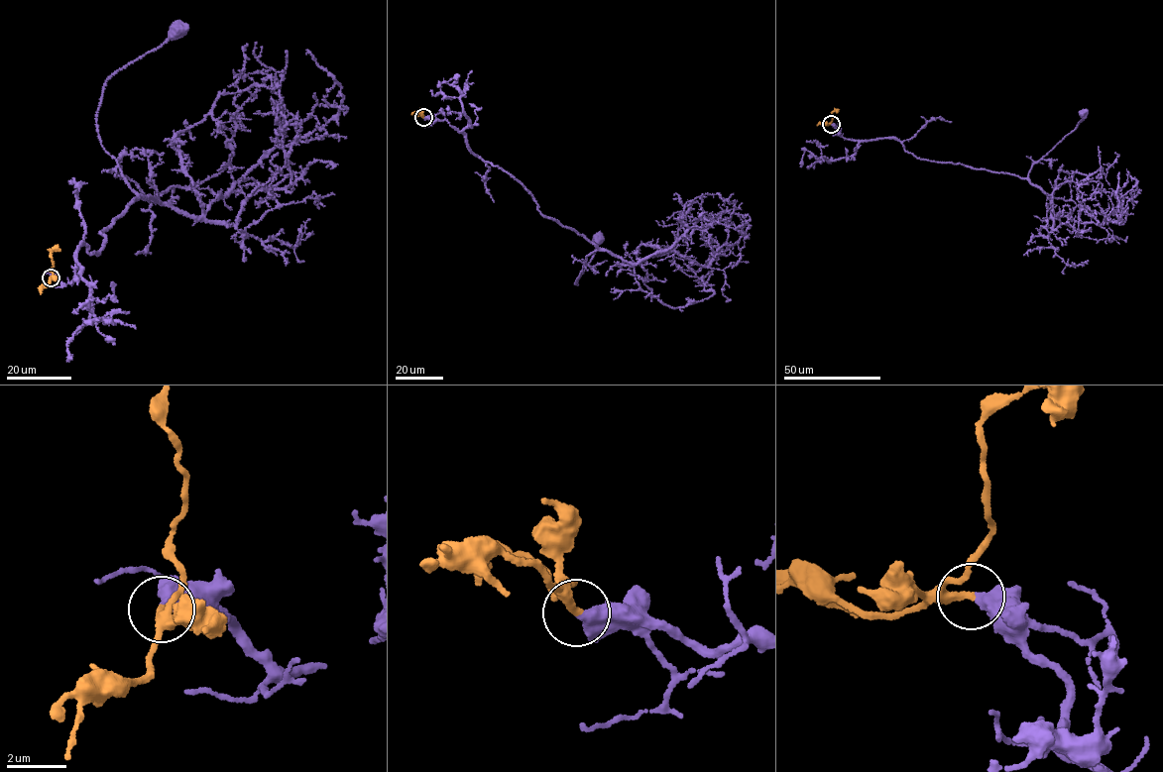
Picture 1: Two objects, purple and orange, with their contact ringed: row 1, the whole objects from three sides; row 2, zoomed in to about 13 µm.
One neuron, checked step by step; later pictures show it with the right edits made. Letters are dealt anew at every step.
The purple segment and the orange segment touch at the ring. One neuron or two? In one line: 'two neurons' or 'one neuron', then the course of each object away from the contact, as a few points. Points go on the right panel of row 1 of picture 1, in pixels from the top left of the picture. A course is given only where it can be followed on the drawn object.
one neuron; purple runs (831, 124), (844, 138), (896, 139), (921, 159), (1028, 178), (1033, 165), (1077, 127), (1085, 114); orange runs (831, 124), (833, 112), (839, 110)

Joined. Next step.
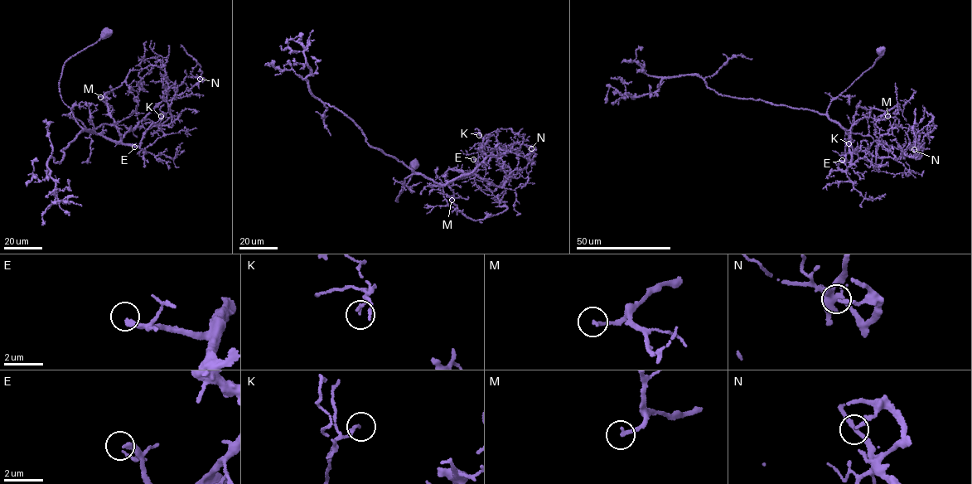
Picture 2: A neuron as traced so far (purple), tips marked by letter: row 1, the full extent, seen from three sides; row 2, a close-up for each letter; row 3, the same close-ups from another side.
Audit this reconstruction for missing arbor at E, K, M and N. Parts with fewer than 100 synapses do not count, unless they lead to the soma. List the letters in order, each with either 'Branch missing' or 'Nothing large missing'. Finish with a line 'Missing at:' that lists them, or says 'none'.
E: Branch missing
K: Nothing large missing
M: Nothing large missing
N: Nothing large missing
Missing at: E

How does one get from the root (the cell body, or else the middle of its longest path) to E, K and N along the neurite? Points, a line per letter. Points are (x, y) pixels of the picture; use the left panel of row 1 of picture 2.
E: (107, 32), (66, 61), (60, 82), (60, 92), (76, 122), (86, 131), (91, 130), (134, 147)
K: (107, 32), (63, 67), (60, 92), (76, 122), (146, 152), (163, 137), (161, 116)
N: (107, 32), (66, 61), (60, 82), (63, 100), (86, 131), (121, 140), (154, 108), (204, 79), (200, 79)

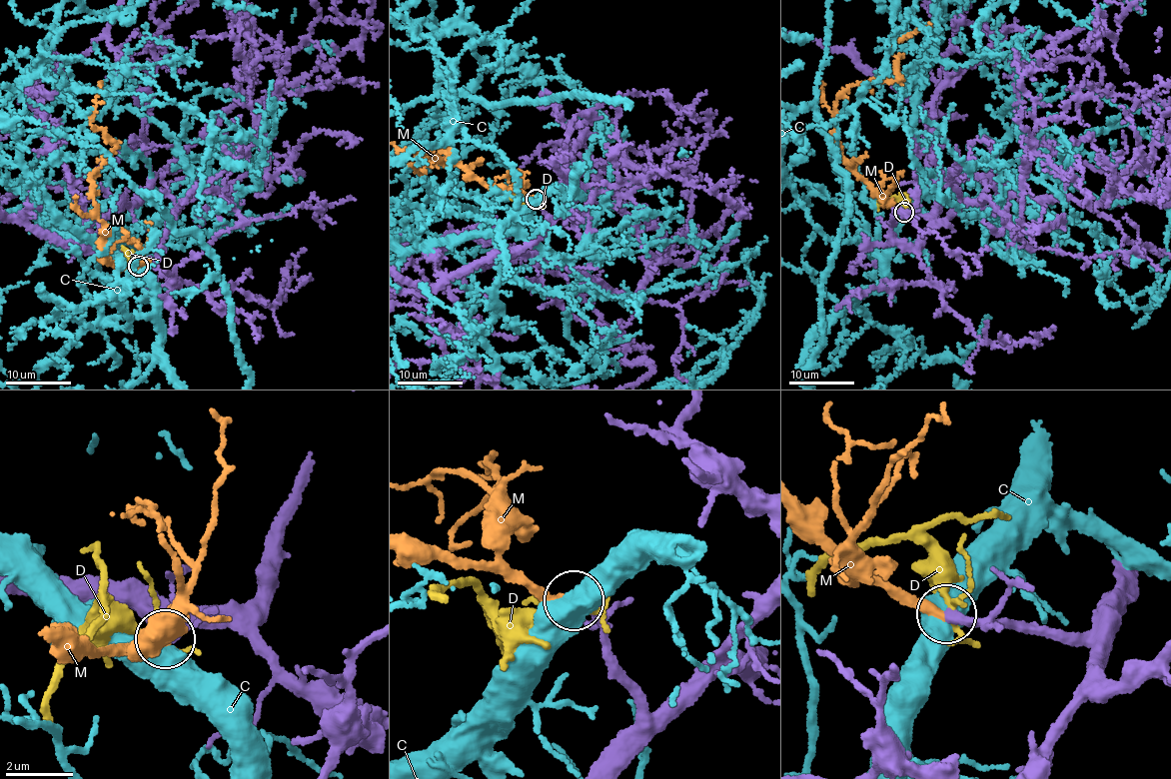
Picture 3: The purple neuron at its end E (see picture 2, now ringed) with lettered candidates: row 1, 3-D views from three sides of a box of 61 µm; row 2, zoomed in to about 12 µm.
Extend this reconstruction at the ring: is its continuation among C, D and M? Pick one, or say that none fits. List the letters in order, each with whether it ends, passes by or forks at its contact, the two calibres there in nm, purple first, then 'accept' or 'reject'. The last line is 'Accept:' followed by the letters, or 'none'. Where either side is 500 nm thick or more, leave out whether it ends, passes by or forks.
C: 200/750 nm | reject
D: it forks | 220/140 nm | reject
M: it ends | 200/240 nm | accept
Accept: M

